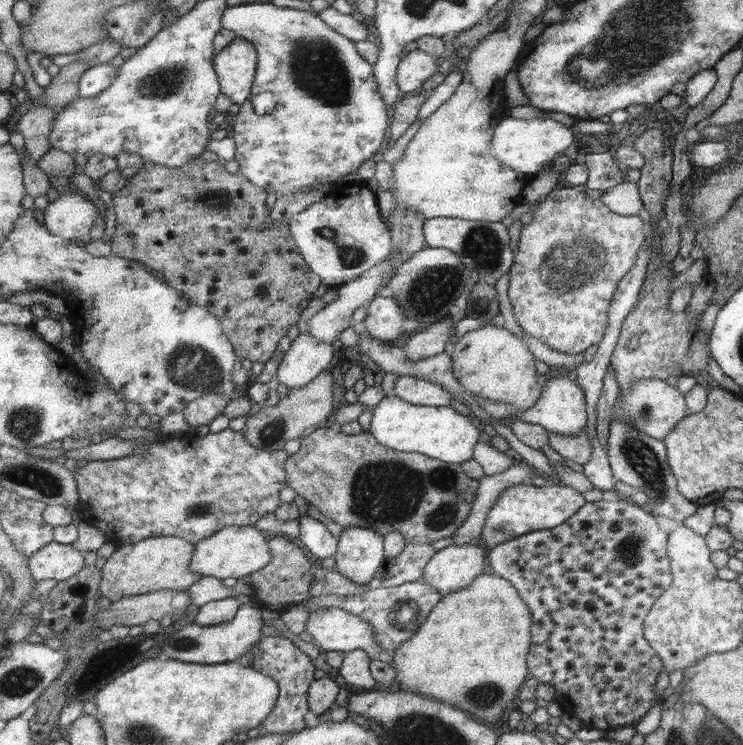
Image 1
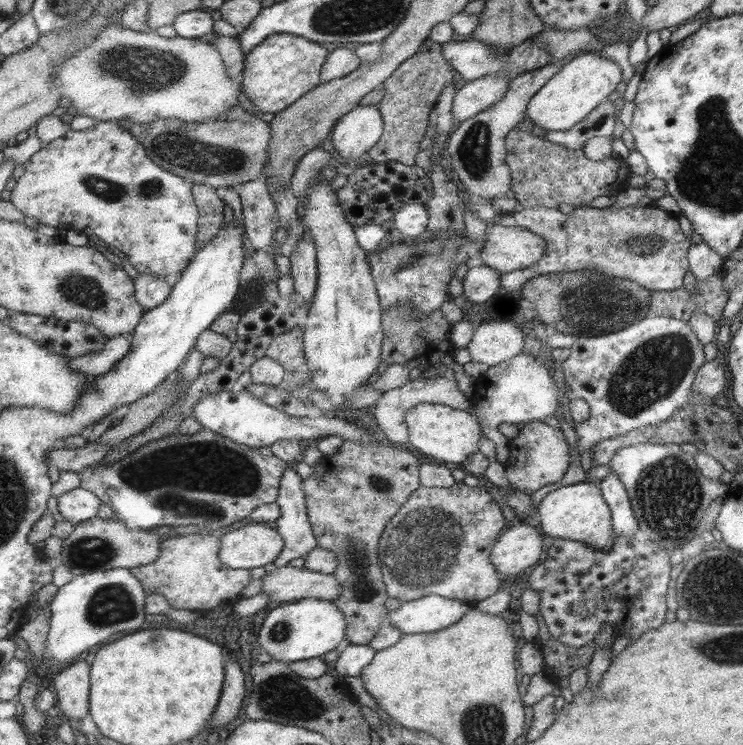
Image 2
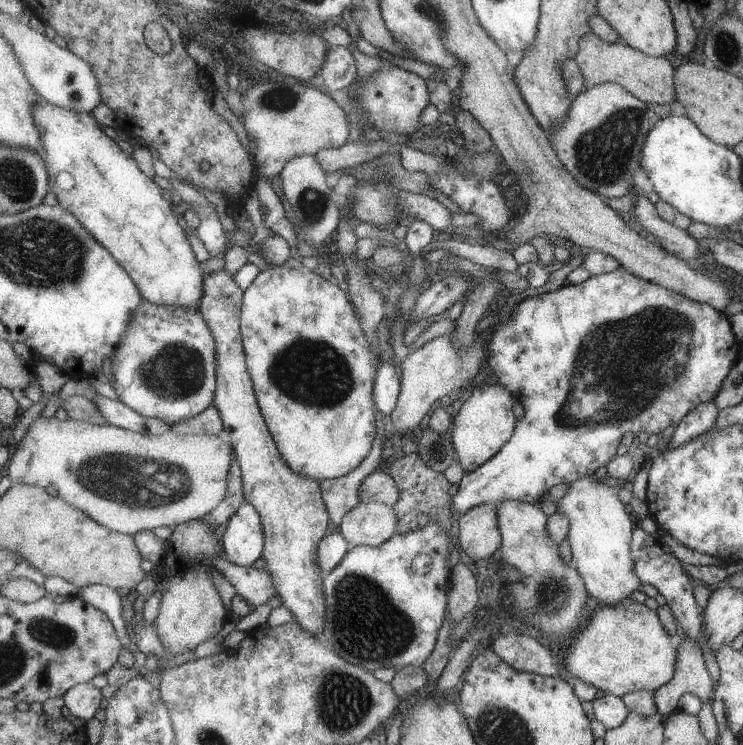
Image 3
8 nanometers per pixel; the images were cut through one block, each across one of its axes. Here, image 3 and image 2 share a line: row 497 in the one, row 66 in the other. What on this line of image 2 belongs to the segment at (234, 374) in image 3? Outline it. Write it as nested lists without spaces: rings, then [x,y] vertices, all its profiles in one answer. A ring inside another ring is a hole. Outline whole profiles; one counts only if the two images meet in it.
[[[283,33],[270,35],[254,50],[245,53],[241,90],[257,108],[258,115],[265,112],[275,114],[306,95],[312,90],[311,86],[318,87],[319,72],[322,72],[326,58],[327,50],[315,41]]]

